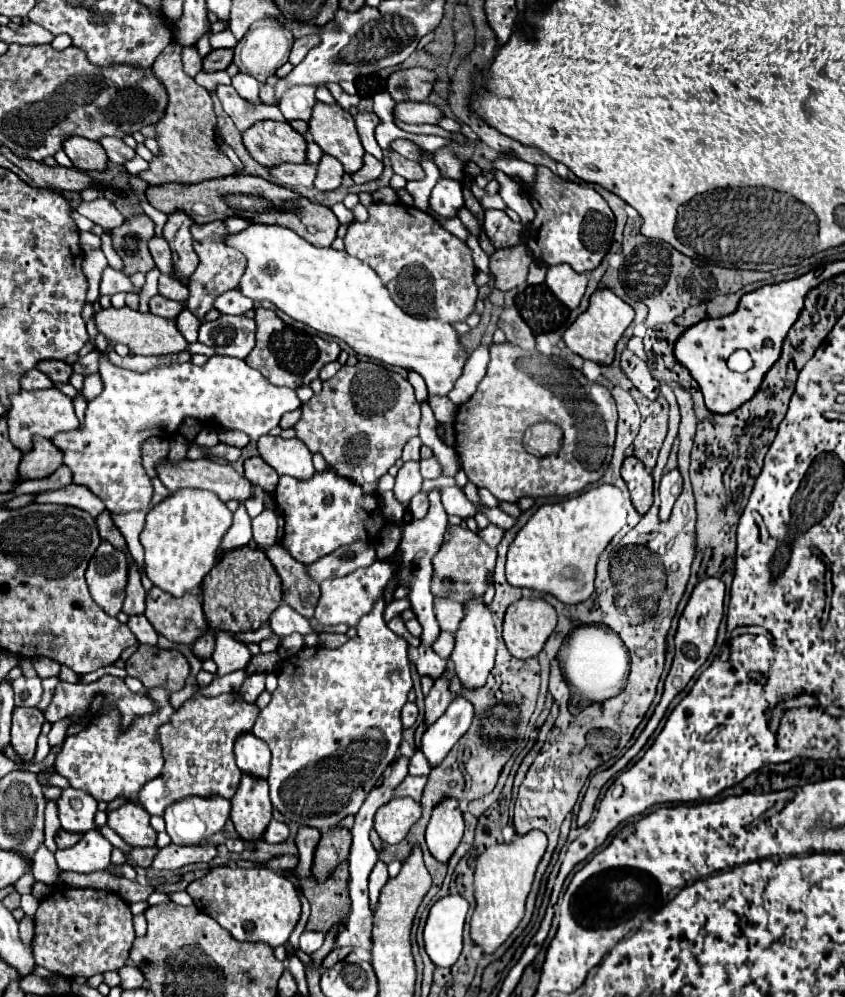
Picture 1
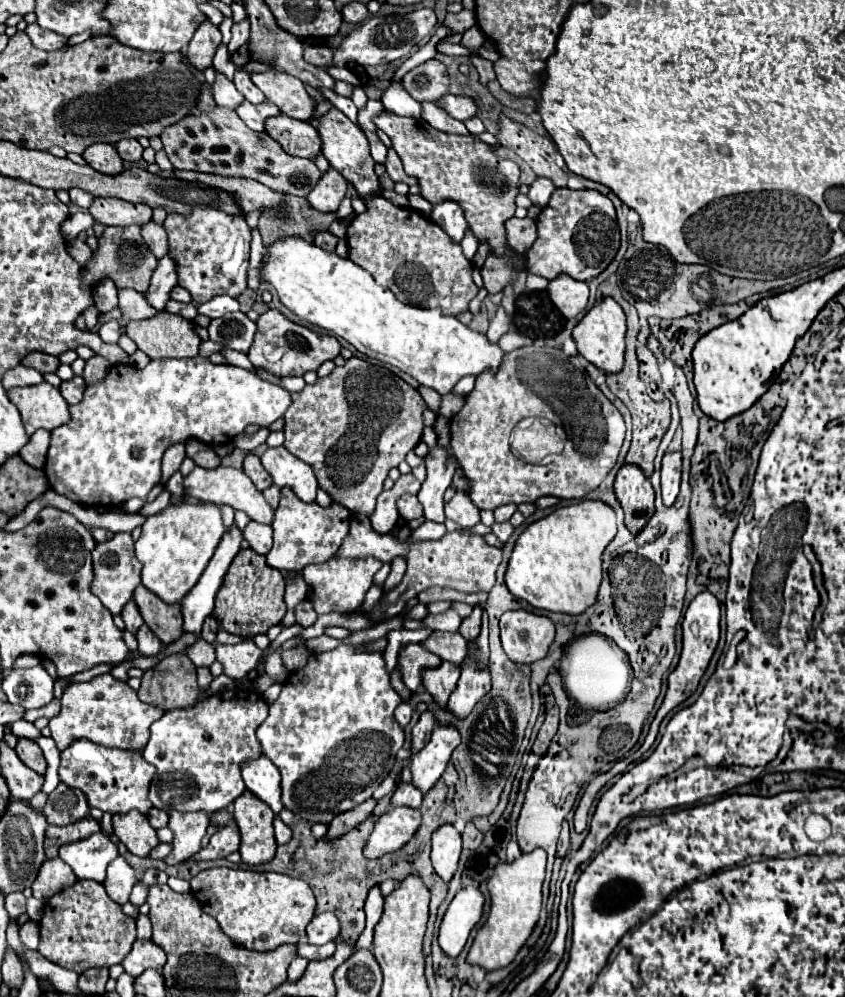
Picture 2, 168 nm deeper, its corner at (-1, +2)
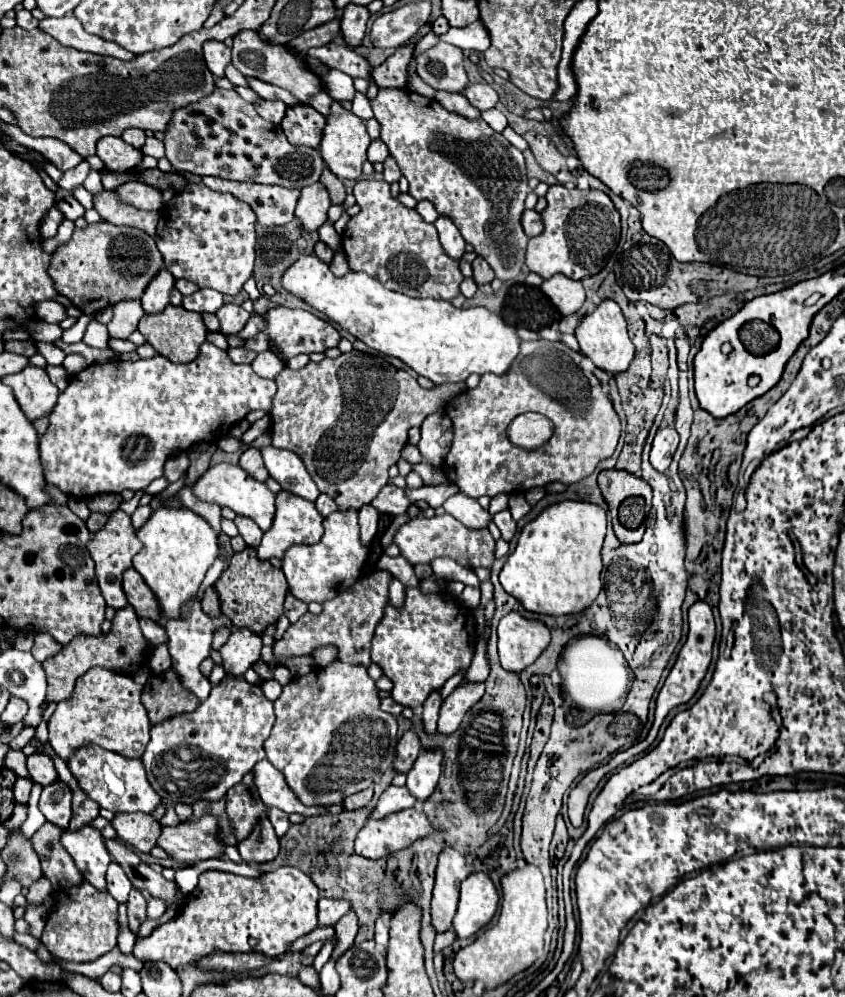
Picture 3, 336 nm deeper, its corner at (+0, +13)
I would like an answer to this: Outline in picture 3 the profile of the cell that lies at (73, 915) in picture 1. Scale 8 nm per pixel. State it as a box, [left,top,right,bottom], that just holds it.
[41,881,119,961]

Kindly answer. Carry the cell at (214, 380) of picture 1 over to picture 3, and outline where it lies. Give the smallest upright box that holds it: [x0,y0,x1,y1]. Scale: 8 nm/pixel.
[39,343,275,499]

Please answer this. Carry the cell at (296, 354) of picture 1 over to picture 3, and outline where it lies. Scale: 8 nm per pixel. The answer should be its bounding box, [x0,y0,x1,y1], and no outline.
[227,307,341,359]

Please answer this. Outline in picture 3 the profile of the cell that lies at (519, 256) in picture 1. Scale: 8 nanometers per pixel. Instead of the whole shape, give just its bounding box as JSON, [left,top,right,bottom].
[471,257,495,285]

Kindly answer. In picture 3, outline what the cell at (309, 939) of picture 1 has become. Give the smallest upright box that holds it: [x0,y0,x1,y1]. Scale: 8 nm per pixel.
[319,899,351,925]

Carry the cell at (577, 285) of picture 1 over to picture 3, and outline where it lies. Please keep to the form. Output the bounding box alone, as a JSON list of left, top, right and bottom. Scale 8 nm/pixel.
[541,275,585,315]

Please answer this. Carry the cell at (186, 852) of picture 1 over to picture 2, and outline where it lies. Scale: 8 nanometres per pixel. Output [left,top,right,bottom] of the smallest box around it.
[186,820,240,862]

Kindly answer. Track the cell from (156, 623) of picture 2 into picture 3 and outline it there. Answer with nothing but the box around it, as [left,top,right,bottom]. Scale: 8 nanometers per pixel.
[123,569,159,621]

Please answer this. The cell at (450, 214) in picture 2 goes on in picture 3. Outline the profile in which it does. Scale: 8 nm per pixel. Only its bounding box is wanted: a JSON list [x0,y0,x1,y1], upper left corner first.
[435,217,465,259]

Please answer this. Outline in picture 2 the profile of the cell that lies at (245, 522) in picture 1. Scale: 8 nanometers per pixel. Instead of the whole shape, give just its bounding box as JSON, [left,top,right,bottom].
[182,524,244,634]

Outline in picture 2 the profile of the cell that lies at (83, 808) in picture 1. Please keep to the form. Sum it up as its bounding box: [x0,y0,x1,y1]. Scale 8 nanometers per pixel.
[42,782,90,826]

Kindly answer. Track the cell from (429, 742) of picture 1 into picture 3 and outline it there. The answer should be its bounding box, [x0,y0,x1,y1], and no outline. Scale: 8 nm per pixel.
[407,751,441,803]

